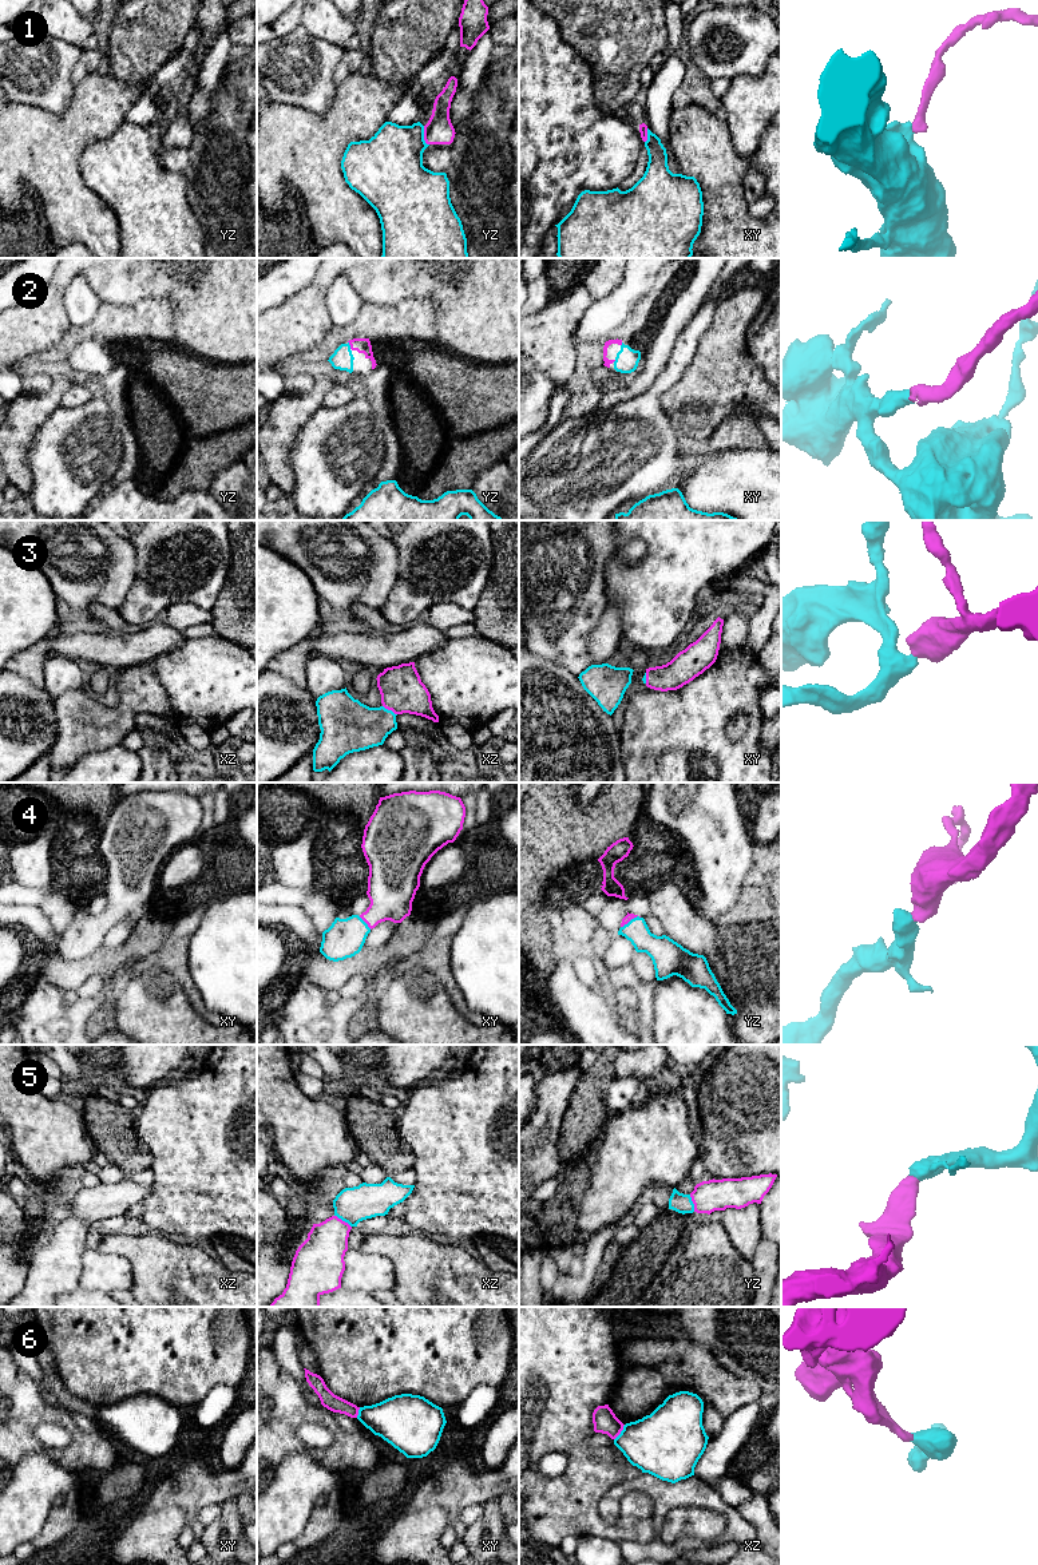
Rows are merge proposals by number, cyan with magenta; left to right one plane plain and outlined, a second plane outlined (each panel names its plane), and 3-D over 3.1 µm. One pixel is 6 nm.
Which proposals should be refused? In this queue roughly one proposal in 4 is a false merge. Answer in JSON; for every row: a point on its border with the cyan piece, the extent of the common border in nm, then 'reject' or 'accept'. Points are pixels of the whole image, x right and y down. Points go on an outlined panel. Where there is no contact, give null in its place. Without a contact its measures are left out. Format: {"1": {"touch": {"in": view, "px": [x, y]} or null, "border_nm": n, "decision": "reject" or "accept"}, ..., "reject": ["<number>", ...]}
{"1": {"touch": {"in": "yz", "px": [423, 135]}, "border_nm": 120, "decision": "reject"}, "2": {"touch": {"in": "yz", "px": [349, 345]}, "border_nm": 50, "decision": "accept"}, "3": {"touch": {"in": "xz", "px": [389, 710]}, "border_nm": 110, "decision": "accept"}, "4": {"touch": {"in": "yz", "px": [632, 919]}, "border_nm": 140, "decision": "accept"}, "5": {"touch": {"in": "xz", "px": [343, 1220]}, "border_nm": 130, "decision": "accept"}, "6": {"touch": {"in": "xz", "px": [621, 1433]}, "border_nm": 120, "decision": "reject"}, "reject": ["1", "6"]}

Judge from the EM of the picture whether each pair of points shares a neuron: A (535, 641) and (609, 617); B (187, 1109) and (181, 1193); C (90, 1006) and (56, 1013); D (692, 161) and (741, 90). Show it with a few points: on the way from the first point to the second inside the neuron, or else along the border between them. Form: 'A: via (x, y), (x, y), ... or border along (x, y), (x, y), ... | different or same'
A: border along (607, 602), (589, 636), (587, 650) | different
B: via (187, 1130), (187, 1172) | same
C: via (82, 1011), (64, 1013) | same
D: border along (721, 113), (735, 145) | different

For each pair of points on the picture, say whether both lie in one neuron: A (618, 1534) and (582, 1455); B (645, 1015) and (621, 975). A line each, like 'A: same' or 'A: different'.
A: same
B: same

